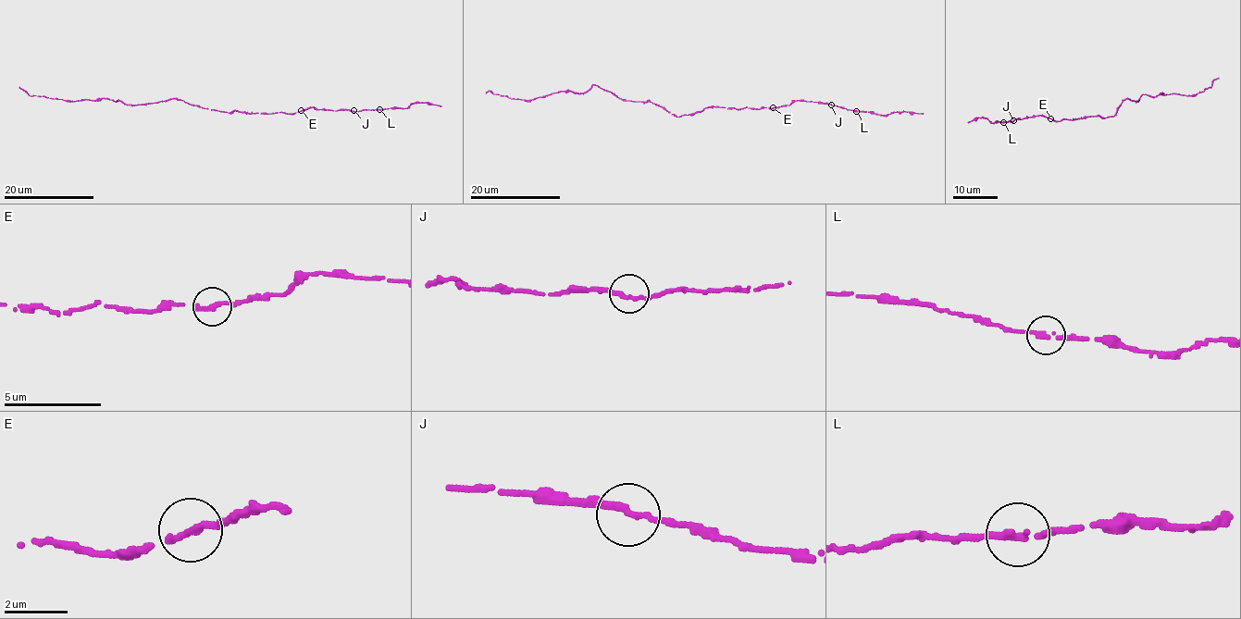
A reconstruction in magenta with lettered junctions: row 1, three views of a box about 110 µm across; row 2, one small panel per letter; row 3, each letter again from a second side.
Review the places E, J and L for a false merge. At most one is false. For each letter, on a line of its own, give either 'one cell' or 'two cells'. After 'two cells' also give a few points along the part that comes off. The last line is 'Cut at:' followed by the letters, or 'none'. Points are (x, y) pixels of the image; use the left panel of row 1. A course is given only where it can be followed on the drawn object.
E: one cell
J: one cell
L: one cell
Cut at: none

